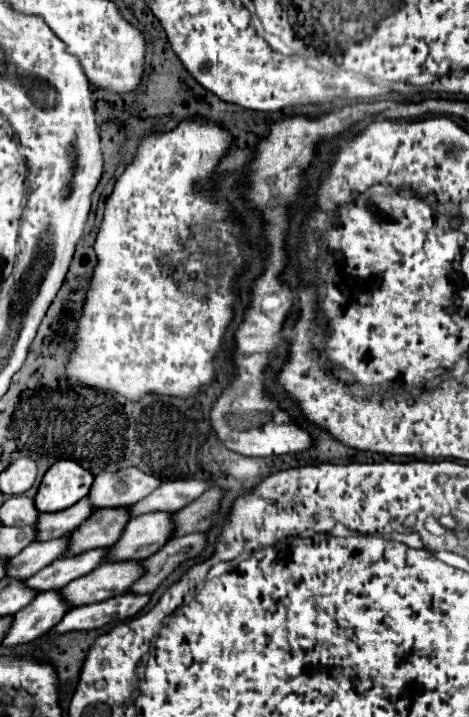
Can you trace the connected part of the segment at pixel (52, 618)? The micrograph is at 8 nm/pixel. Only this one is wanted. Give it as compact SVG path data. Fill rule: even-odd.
M46 590L38 594L32 604L14 614L12 630L8 630L4 646L32 642L34 638L50 632L52 626L56 626L64 614L68 614L68 610L72 610L72 606L68 600L64 600L60 590Z

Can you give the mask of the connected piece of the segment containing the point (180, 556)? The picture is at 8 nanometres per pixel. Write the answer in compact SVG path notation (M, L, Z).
M186 534L186 536L174 538L172 542L168 542L168 544L164 546L164 550L160 550L160 552L156 552L154 556L142 560L142 566L144 566L144 562L146 562L146 574L130 588L130 592L148 592L148 594L152 594L182 562L200 556L204 550L206 550L206 534Z

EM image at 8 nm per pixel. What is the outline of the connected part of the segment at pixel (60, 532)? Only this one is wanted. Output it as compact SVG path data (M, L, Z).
M82 498L76 502L76 506L70 506L68 510L60 510L56 514L40 514L36 528L40 530L40 542L42 540L52 540L52 538L62 538L70 532L74 532L90 514L94 512L94 506L90 498Z

